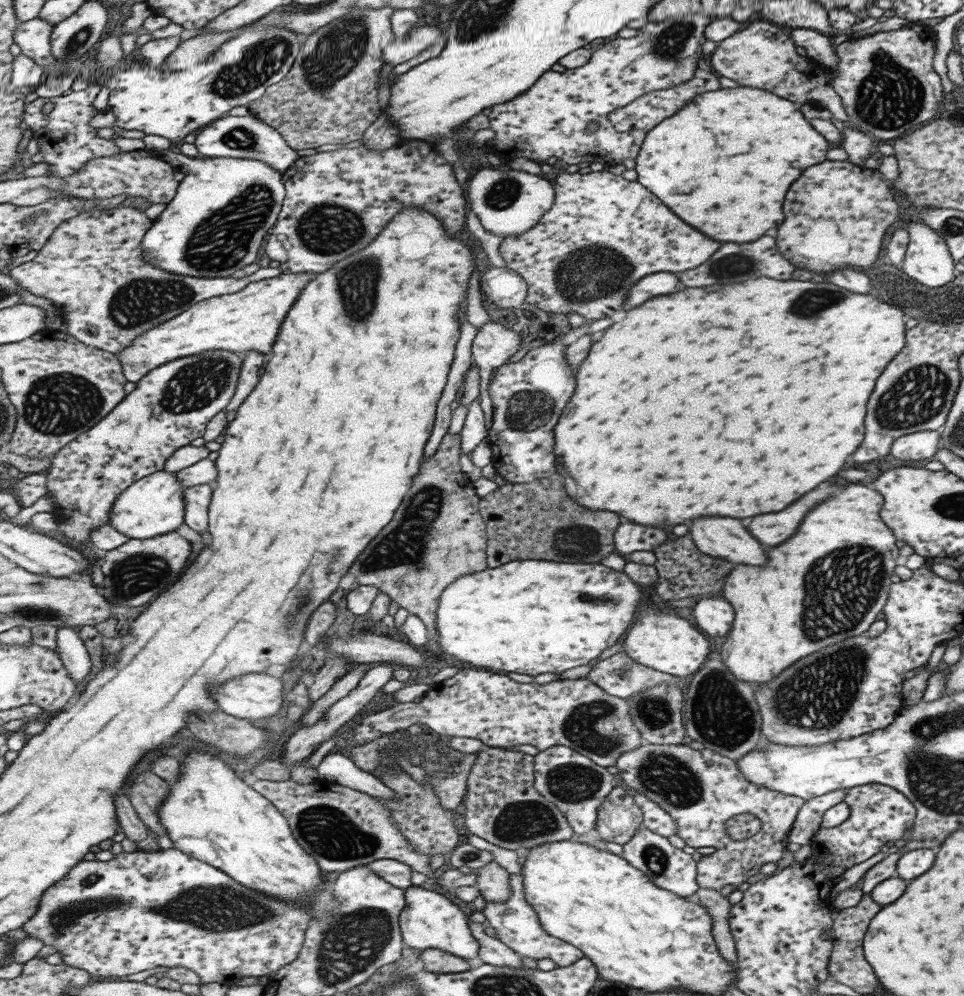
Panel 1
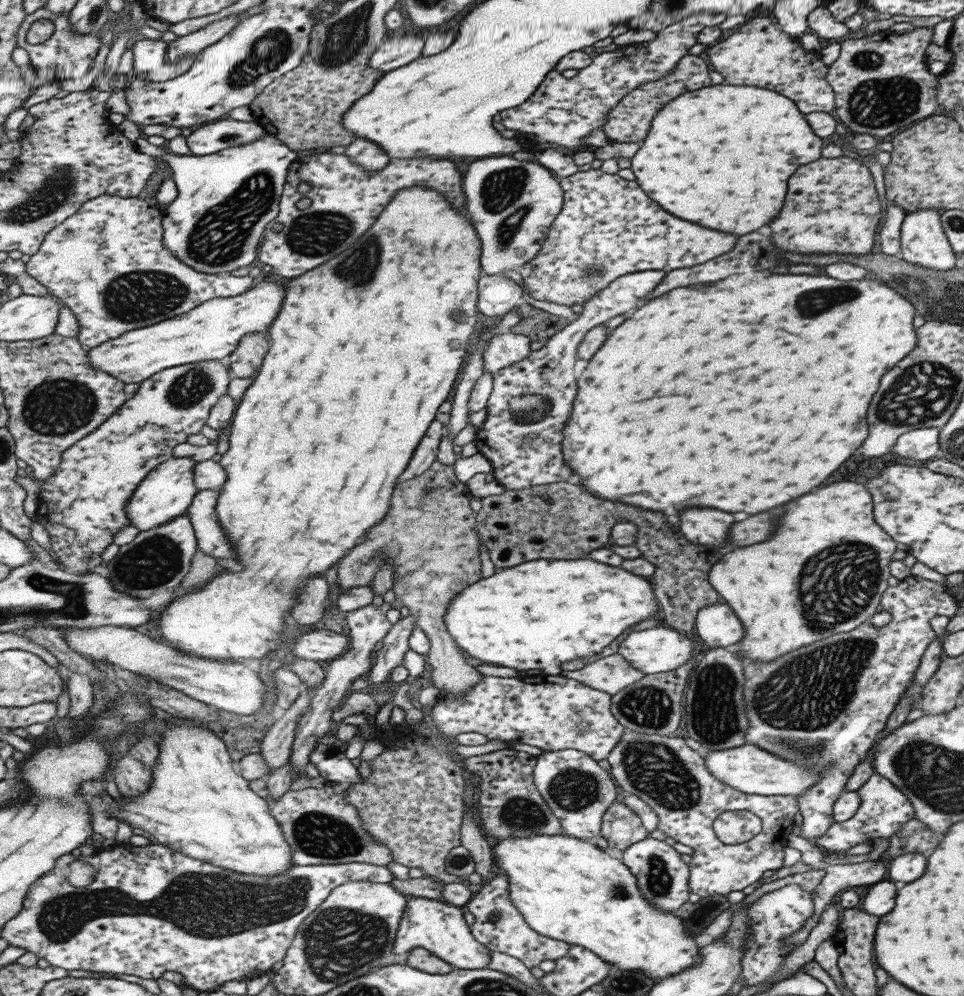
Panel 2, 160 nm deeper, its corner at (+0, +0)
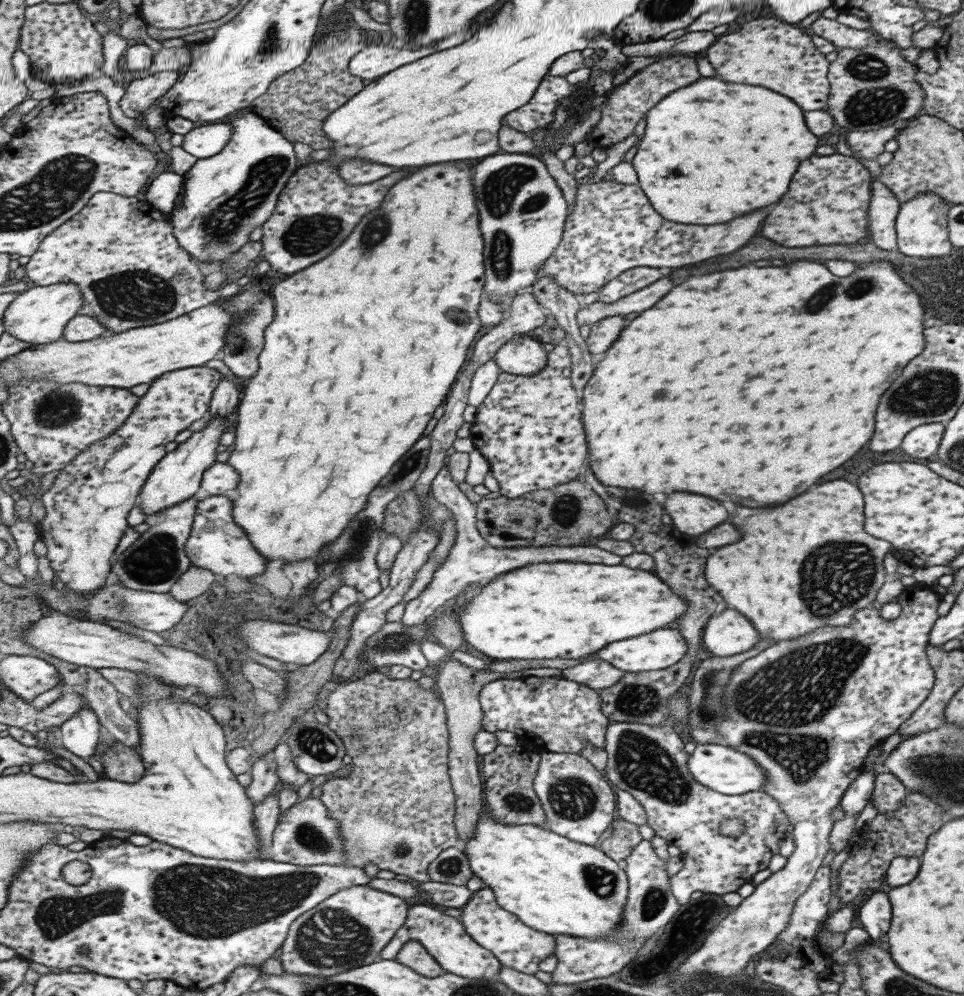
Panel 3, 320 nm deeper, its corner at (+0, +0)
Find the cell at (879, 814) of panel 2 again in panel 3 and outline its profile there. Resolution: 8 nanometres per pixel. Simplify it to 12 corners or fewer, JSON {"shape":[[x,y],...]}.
{"shape":[[875,774],[872,797],[888,819],[906,791],[891,774]]}

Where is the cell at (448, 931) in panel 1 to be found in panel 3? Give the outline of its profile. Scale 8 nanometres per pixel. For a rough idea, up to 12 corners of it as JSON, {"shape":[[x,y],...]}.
{"shape":[[425,904],[381,956],[418,940],[447,973],[497,979],[501,961],[461,920]]}

